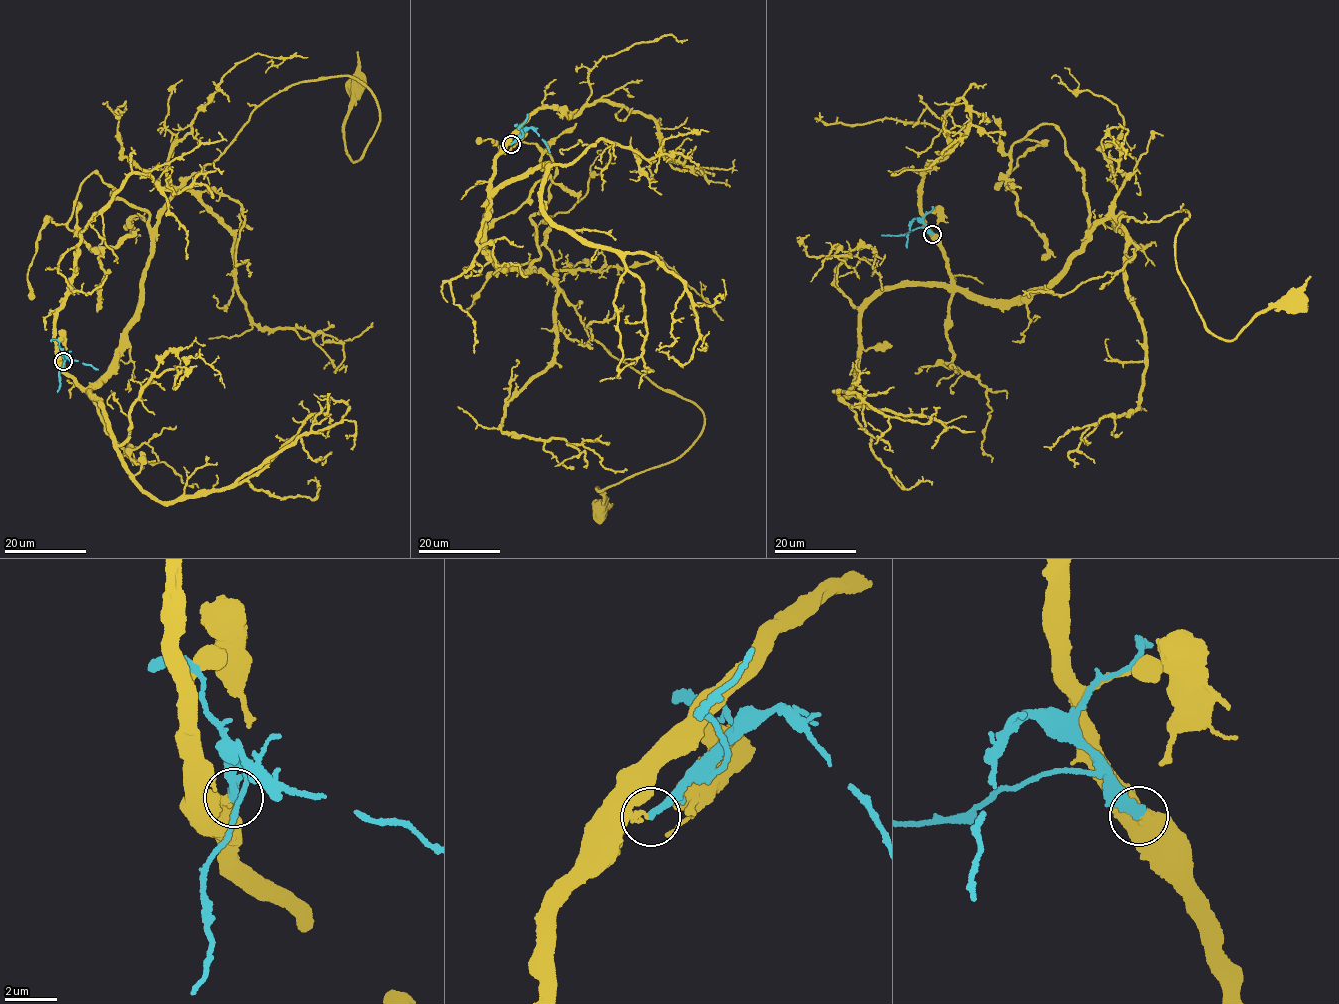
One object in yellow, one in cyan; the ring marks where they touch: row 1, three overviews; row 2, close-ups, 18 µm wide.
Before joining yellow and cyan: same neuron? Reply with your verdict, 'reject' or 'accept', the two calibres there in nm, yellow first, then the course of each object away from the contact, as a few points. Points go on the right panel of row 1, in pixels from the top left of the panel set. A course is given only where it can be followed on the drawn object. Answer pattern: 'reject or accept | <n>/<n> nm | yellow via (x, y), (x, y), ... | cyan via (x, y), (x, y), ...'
reject | 200/360 nm | yellow via (932, 235), (954, 283), (1006, 307), (1105, 220), (1185, 210), (1176, 268), (1205, 329), (1232, 339), (1295, 301) | cyan via (932, 234), (927, 225), (916, 219), (909, 224), (907, 248)

